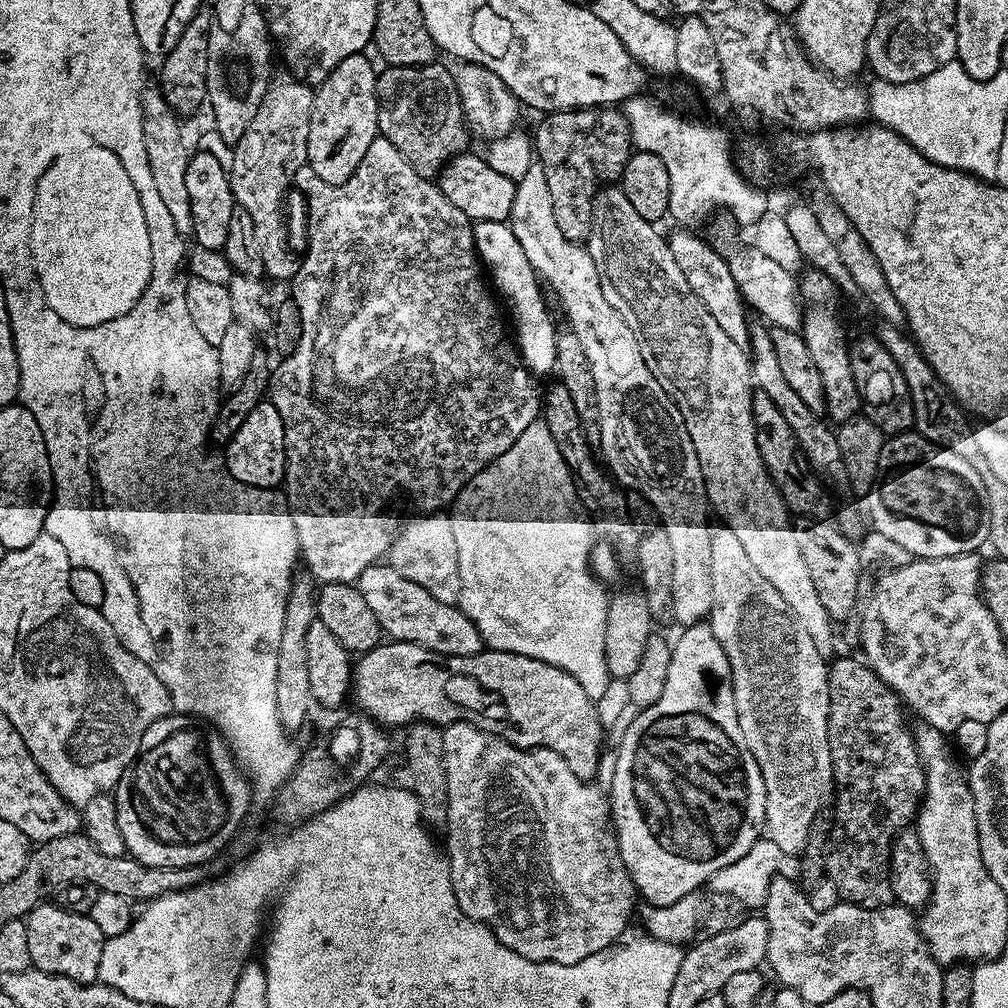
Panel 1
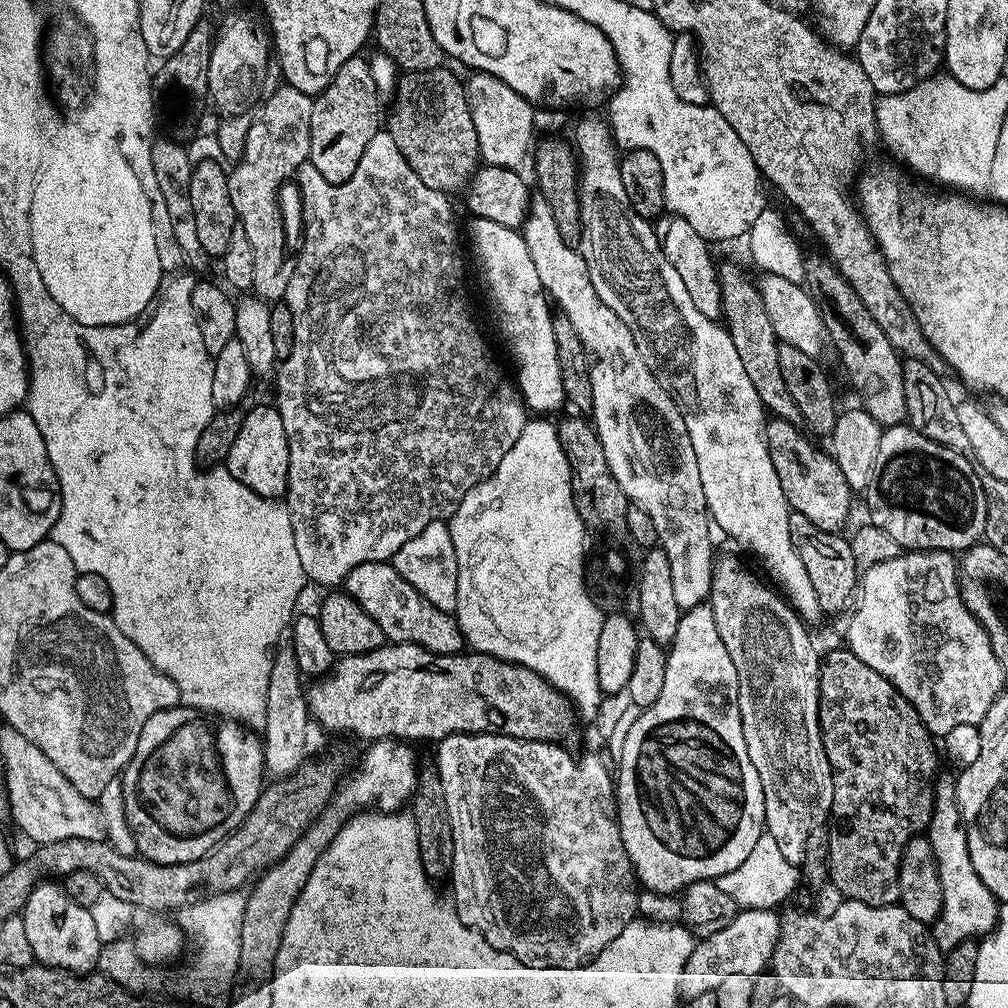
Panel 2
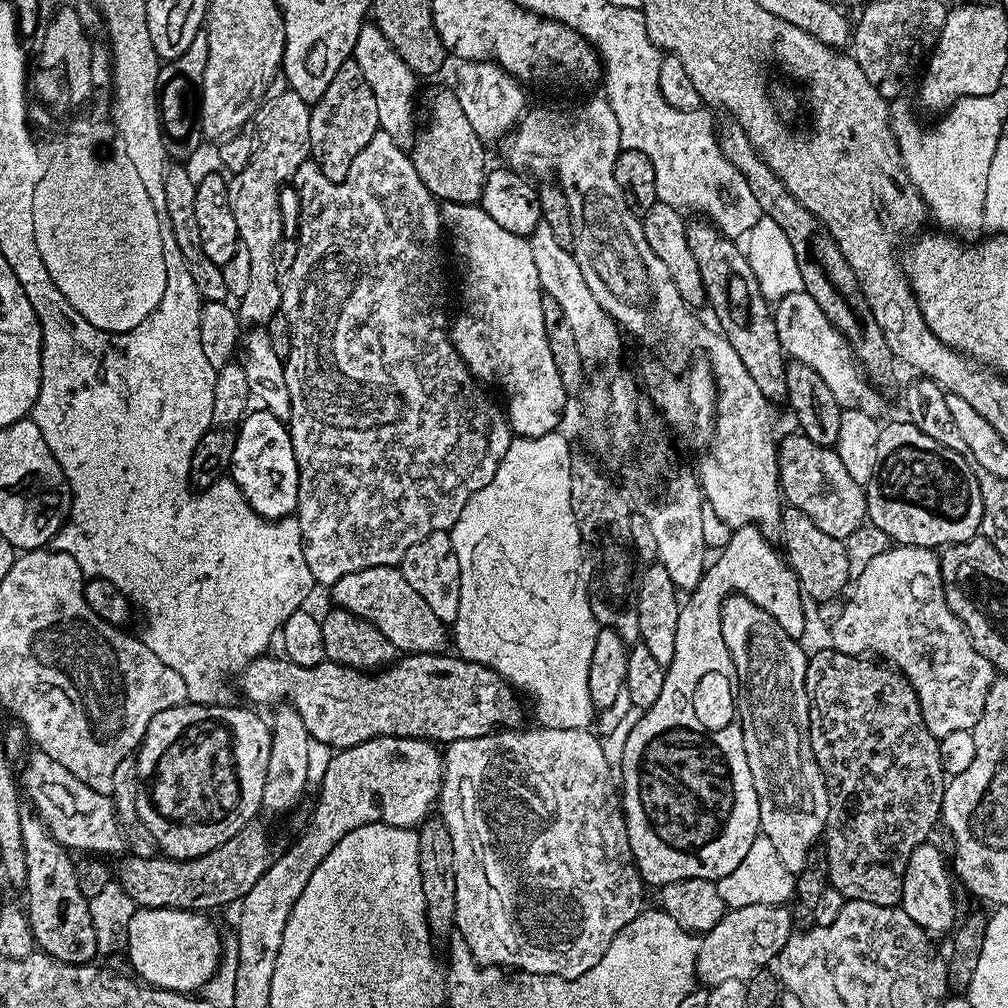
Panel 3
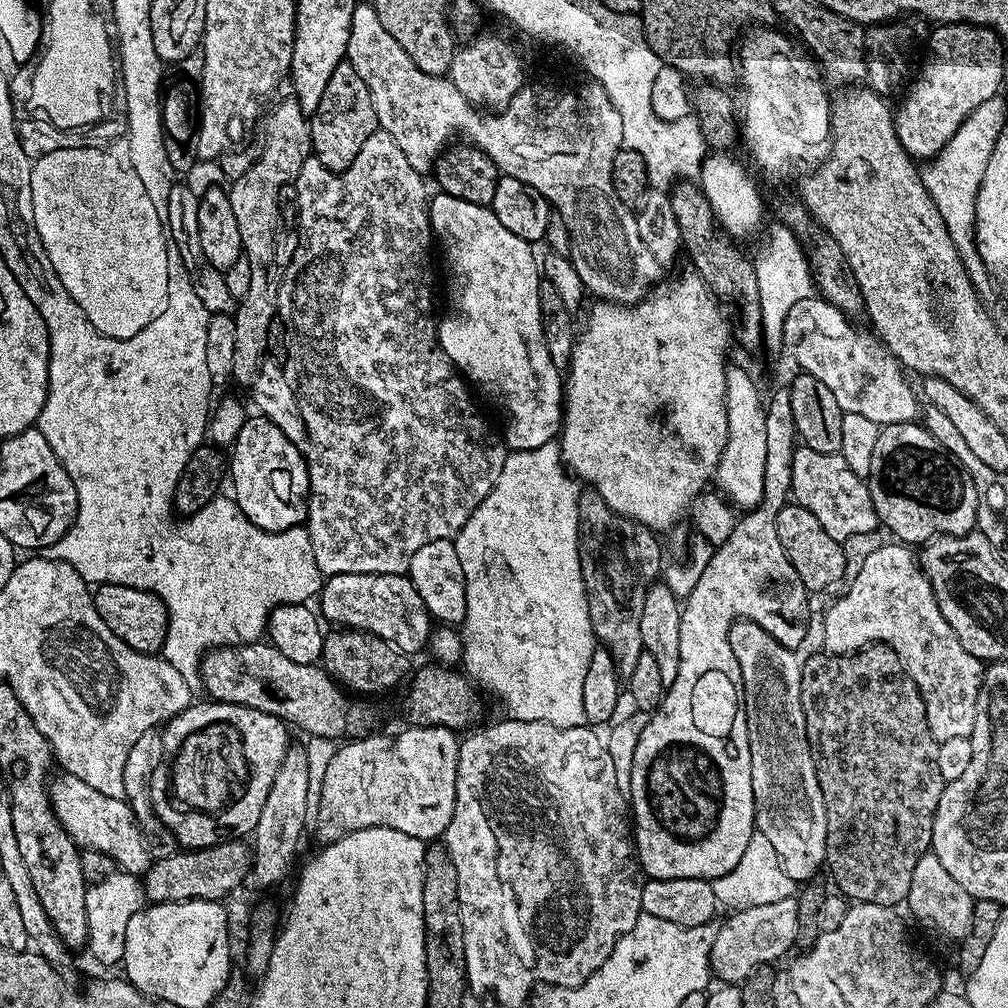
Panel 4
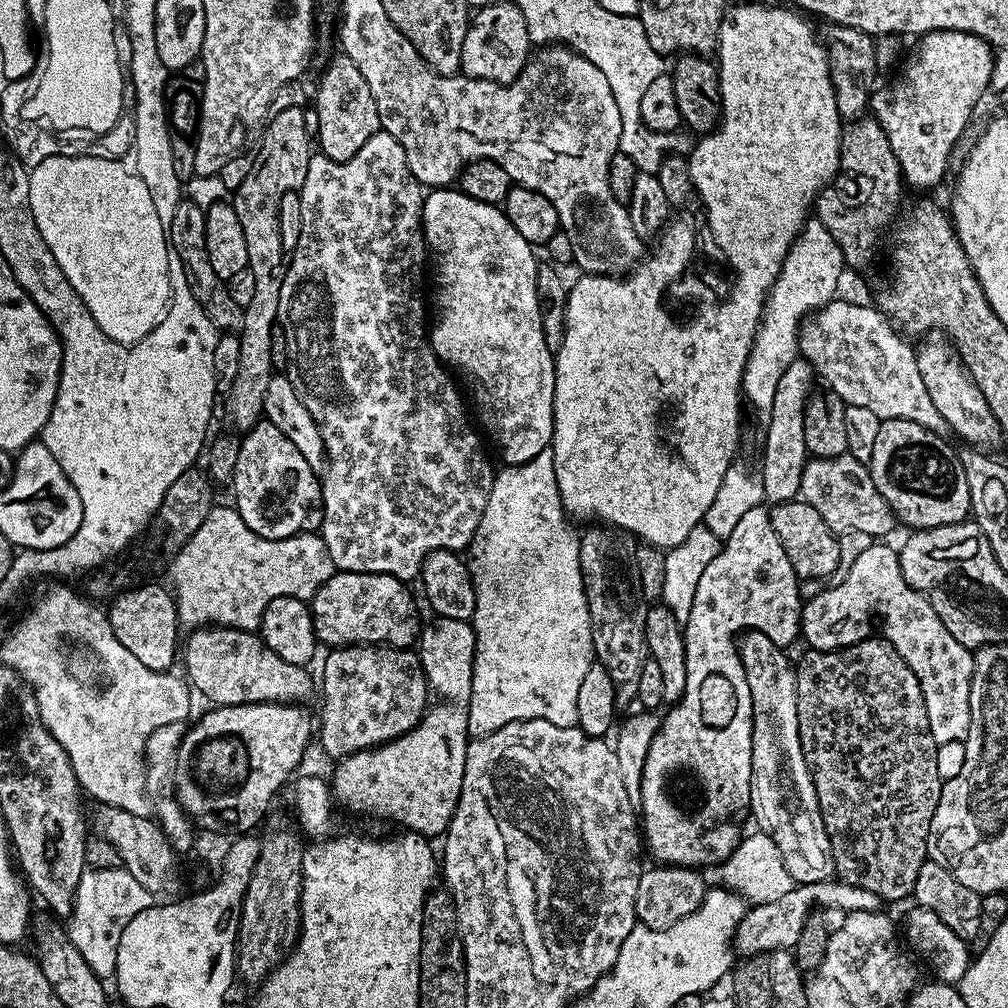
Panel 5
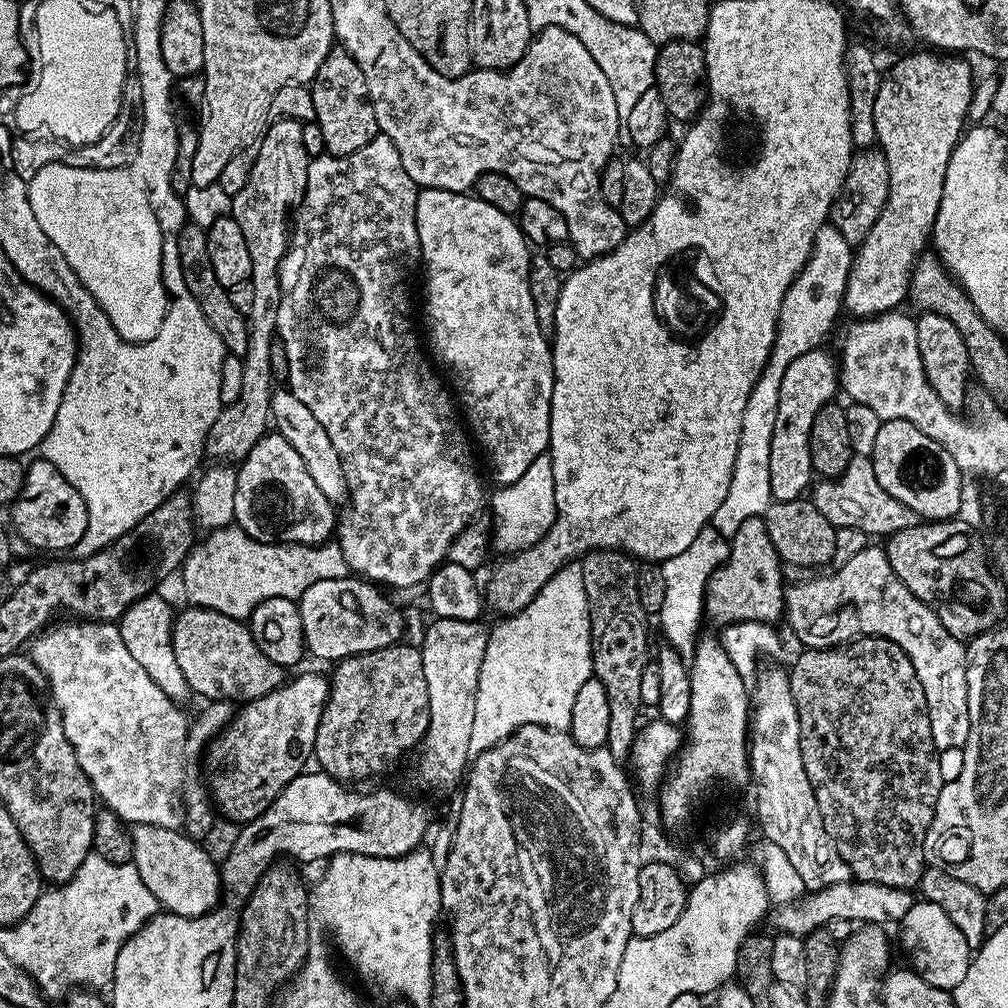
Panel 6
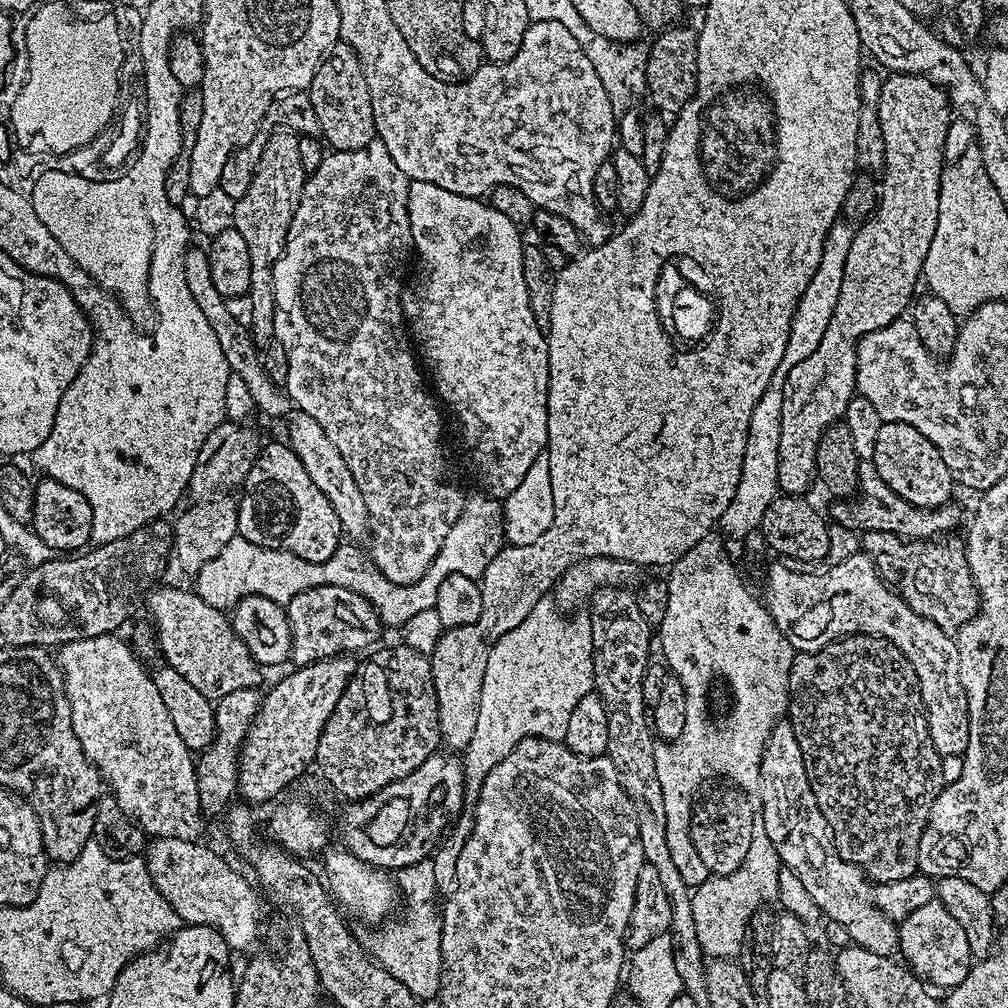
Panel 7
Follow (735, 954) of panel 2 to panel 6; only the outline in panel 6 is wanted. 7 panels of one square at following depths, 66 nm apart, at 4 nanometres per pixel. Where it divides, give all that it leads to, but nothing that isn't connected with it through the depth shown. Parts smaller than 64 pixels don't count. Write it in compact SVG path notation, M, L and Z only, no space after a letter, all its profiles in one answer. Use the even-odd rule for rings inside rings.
M849 882L846 884L831 884L829 888L823 888L817 892L808 892L800 897L798 902L790 904L777 904L771 909L770 921L776 927L777 933L805 937L811 932L823 929L831 920L850 920L863 922L868 926L892 926L899 925L902 918L906 918L910 906L914 902L913 893L907 888L895 888L894 886L882 886L881 884L866 884L863 882Z

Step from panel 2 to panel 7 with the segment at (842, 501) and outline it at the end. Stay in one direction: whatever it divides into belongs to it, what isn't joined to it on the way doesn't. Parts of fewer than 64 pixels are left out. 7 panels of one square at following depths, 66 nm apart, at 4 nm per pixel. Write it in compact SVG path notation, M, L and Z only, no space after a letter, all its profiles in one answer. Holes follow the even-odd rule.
M871 460L860 462L860 486L858 495L847 502L836 502L832 508L831 519L837 524L850 529L865 532L895 532L905 540L935 540L945 534L957 531L960 524L960 512L955 508L955 503L949 502L937 508L923 508L906 502L878 474Z

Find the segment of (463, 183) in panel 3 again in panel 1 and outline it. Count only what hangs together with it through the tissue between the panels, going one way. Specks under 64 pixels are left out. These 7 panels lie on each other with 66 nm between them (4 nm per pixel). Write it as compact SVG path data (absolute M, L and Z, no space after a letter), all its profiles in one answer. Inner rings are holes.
M440 62L422 67L389 65L376 77L379 135L397 146L420 177L435 179L440 169L468 147L470 132L451 69Z

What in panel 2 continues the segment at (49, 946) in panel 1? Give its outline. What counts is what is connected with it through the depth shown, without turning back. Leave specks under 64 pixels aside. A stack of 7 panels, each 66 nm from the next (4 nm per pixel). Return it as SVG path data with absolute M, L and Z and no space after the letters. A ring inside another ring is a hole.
M41 882L24 904L26 939L30 942L35 963L62 971L91 973L100 963L98 930L94 927L92 909L78 906L68 889L60 882Z

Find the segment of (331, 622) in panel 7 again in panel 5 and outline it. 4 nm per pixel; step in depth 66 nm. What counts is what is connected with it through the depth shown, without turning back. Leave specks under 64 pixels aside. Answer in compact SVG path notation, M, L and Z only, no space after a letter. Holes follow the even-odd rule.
M333 571L332 577L322 585L313 594L310 601L312 609L312 621L314 622L314 630L316 631L316 639L321 645L327 646L347 646L349 644L382 644L390 648L412 648L417 643L420 629L422 627L422 619L420 620L420 612L416 609L416 604L412 601L412 596L408 593L409 585L403 580L394 578L390 574L378 574L377 572L341 572Z

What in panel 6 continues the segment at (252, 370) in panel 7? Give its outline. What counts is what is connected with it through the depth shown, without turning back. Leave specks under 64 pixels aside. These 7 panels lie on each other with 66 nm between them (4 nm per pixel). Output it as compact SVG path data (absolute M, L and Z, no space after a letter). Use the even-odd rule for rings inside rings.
M185 222L178 238L178 262L182 262L182 278L186 278L186 290L198 302L198 310L206 314L206 322L222 338L225 349L231 355L244 357L248 349L248 321L246 316L239 312L230 302L228 289L223 288L214 275L214 266L210 266L210 250L208 249L208 234L205 229L191 222Z

